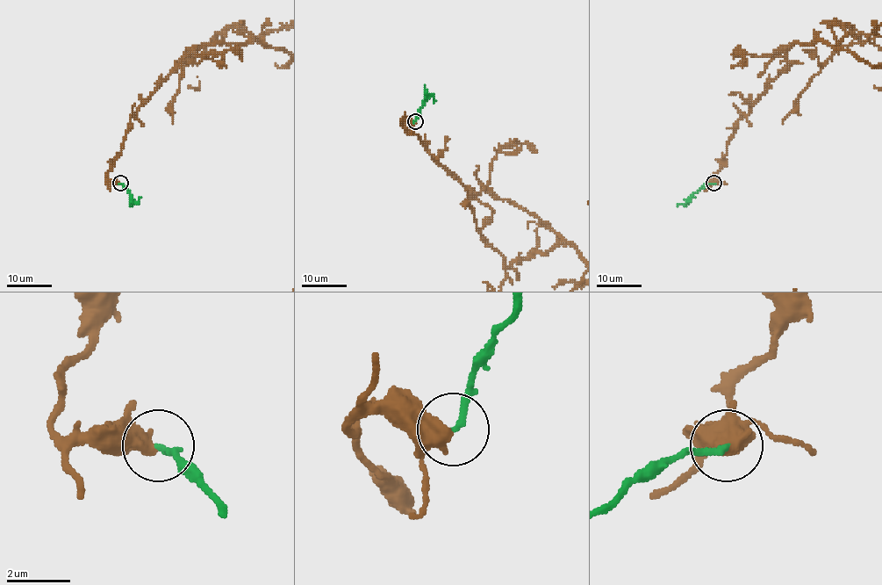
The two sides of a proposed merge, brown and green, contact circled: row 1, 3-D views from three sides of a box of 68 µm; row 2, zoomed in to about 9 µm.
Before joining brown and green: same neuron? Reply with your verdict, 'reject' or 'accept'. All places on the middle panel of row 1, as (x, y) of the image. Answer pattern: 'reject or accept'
reject

